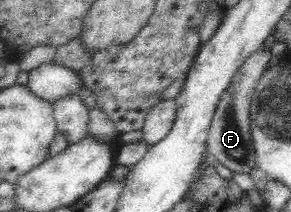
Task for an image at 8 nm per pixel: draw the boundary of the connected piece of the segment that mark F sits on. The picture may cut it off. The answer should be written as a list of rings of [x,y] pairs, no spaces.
[[[263,46],[255,50],[239,68],[233,82],[227,86],[227,90],[221,94],[221,100],[217,104],[217,110],[212,118],[213,123],[208,133],[206,150],[211,152],[219,164],[228,168],[232,173],[249,174],[251,170],[258,168],[257,153],[250,124],[250,106],[254,90],[258,80],[262,76],[262,70],[269,62],[270,53]]]

